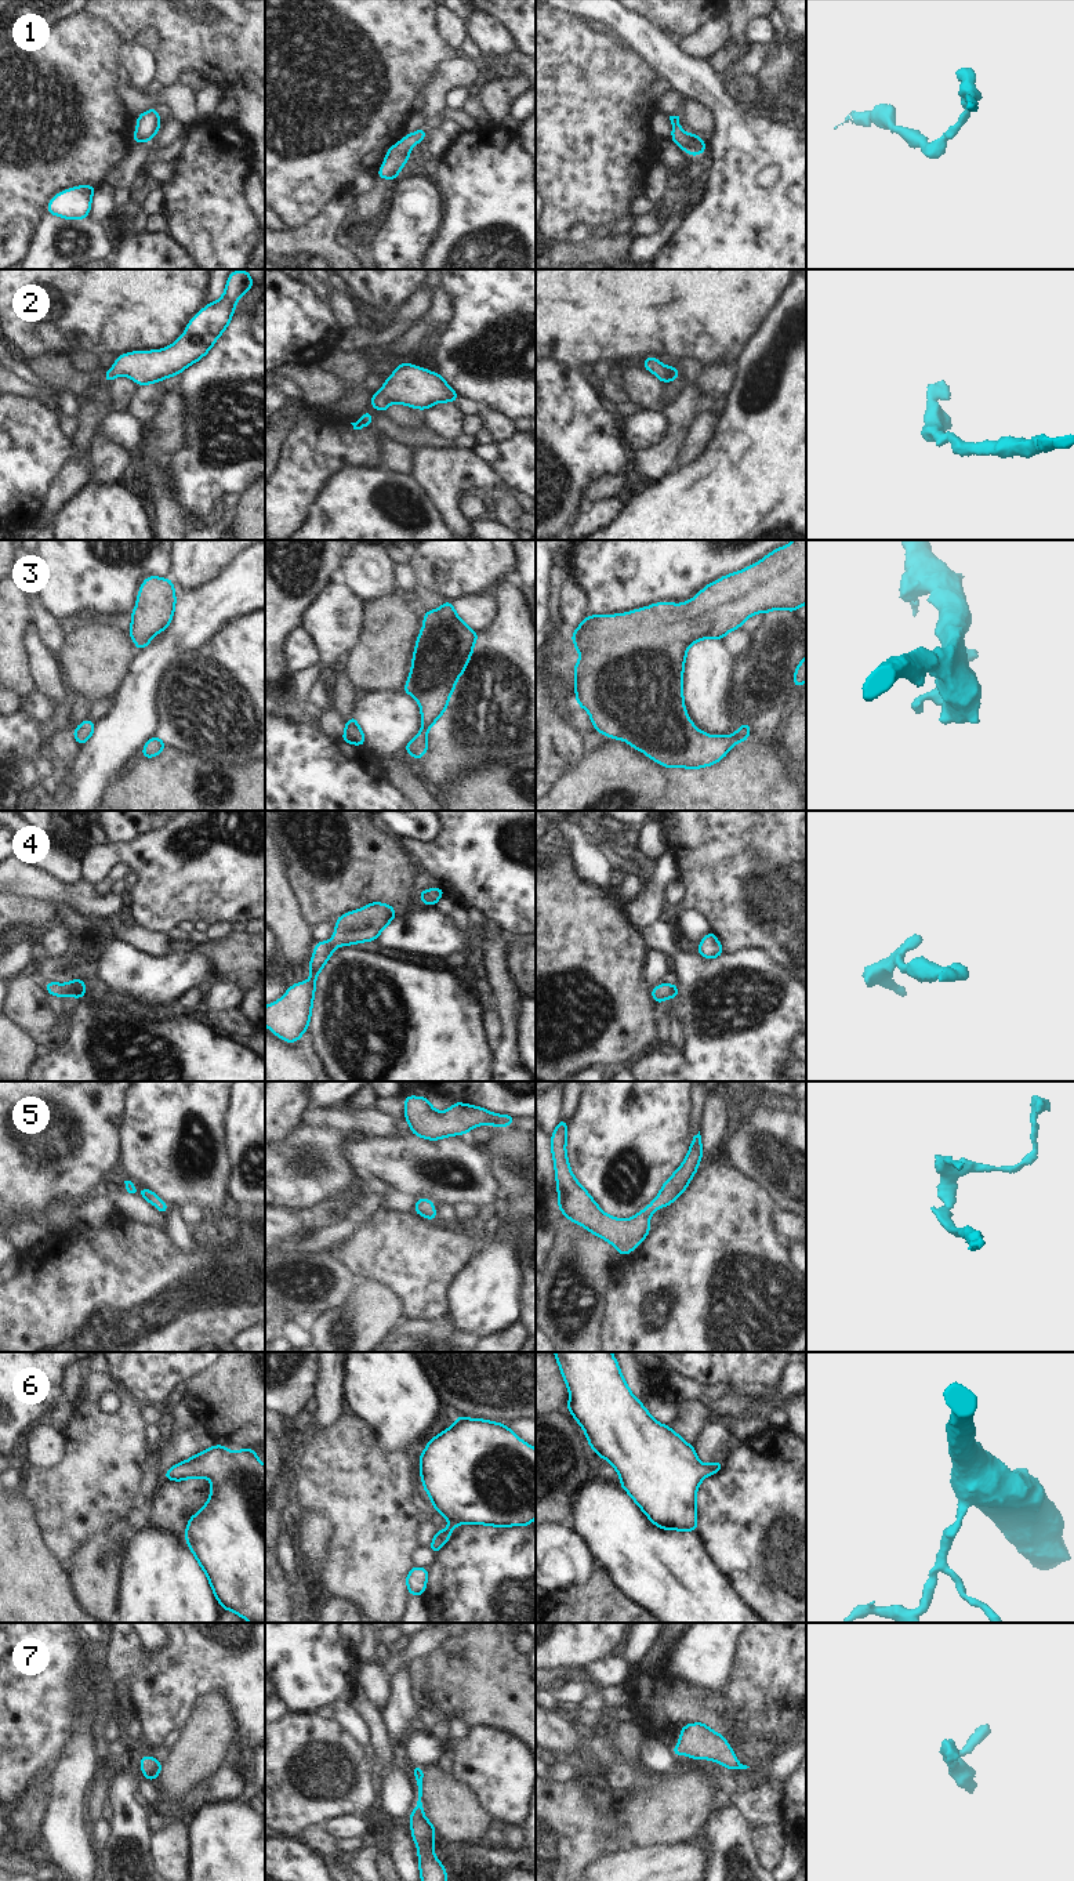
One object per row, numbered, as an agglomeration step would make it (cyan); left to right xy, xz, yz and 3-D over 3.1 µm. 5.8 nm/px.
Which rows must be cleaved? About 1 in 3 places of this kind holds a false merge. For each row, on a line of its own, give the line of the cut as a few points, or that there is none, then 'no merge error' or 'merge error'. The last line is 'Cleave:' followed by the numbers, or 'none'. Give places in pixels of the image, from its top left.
1: cut none; no merge error
2: cut none; no merge error
3: cut none; no merge error
4: cut none; no merge error
5: cut none; no merge error
6: cut none; no merge error
7: cut none; no merge error
Cleave: none

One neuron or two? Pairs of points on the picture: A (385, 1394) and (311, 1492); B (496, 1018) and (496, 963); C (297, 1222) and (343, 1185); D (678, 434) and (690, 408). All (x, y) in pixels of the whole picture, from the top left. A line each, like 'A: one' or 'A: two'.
A: two
B: two
C: two
D: one

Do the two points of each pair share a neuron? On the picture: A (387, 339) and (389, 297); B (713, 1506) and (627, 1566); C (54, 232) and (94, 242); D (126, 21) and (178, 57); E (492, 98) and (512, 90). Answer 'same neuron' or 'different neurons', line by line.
A: different neurons
B: different neurons
C: same neuron
D: same neuron
E: same neuron

